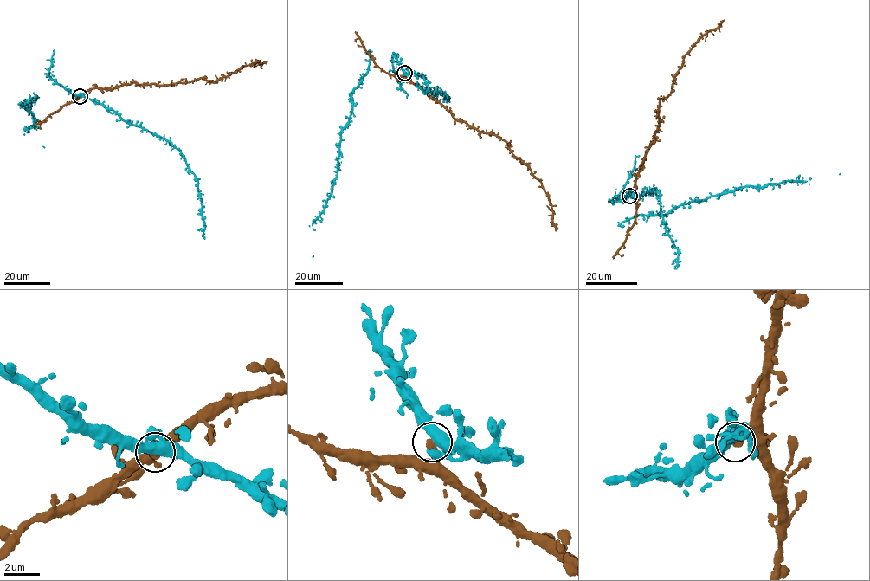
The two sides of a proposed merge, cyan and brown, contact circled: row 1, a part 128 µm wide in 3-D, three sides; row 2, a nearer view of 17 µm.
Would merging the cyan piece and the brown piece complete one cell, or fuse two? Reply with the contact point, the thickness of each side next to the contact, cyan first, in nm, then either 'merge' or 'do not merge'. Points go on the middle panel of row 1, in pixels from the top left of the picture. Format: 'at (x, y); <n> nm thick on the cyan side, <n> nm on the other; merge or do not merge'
at (404, 73); 360 nm thick on the cyan side, 360 nm on the other; merge

